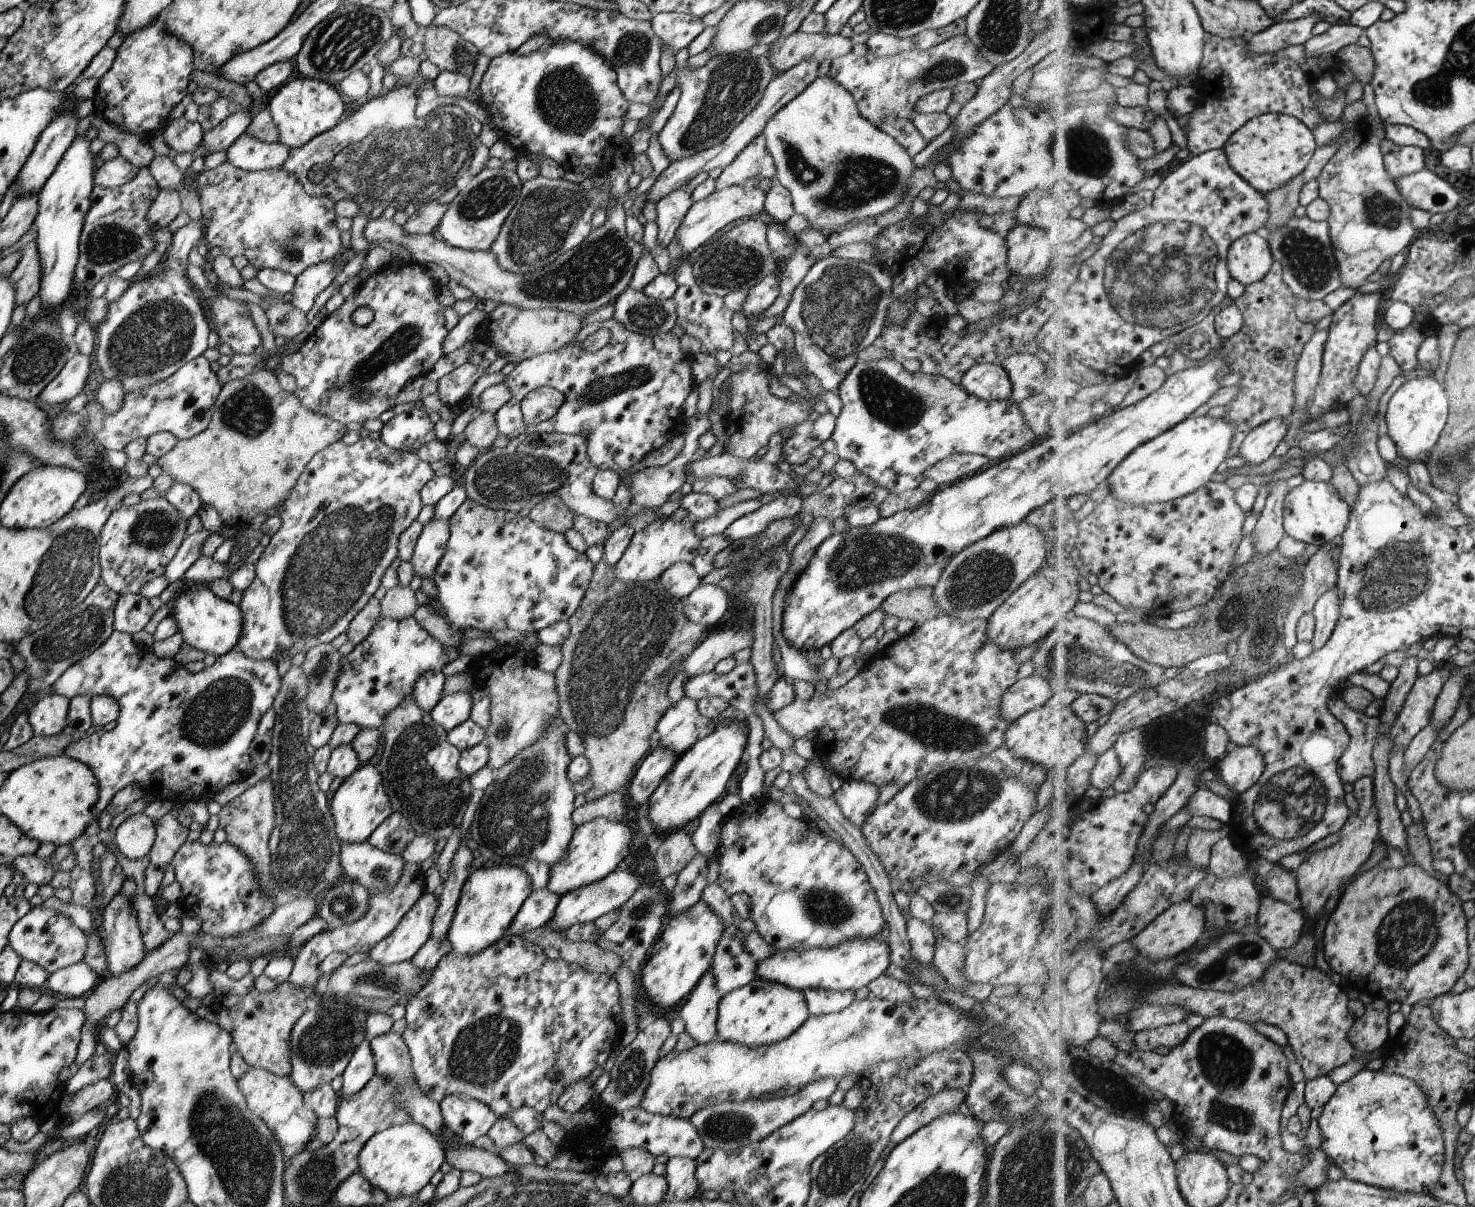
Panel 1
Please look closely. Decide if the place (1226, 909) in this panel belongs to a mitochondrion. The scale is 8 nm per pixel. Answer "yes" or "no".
no

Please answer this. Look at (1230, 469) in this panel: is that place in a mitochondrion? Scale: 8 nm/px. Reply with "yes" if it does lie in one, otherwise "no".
no

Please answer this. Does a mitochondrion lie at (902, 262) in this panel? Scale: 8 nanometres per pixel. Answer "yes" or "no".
no

